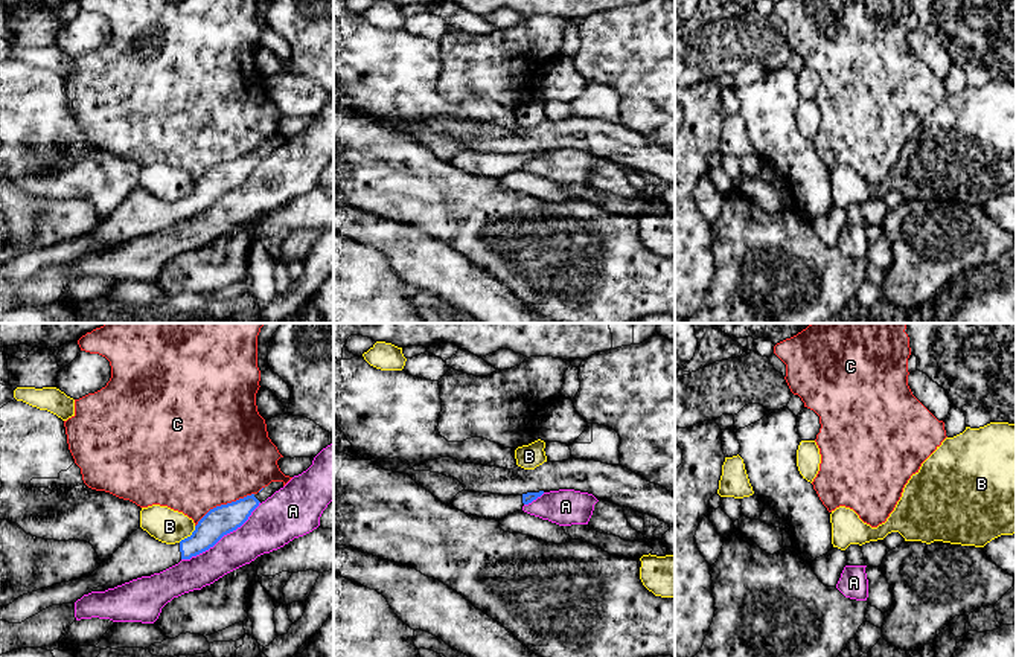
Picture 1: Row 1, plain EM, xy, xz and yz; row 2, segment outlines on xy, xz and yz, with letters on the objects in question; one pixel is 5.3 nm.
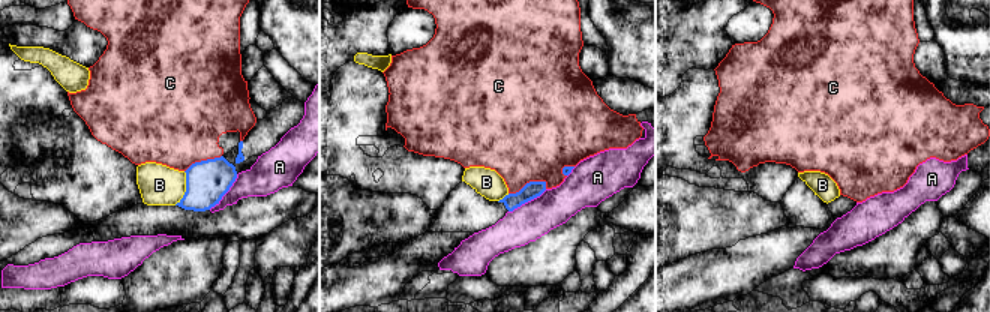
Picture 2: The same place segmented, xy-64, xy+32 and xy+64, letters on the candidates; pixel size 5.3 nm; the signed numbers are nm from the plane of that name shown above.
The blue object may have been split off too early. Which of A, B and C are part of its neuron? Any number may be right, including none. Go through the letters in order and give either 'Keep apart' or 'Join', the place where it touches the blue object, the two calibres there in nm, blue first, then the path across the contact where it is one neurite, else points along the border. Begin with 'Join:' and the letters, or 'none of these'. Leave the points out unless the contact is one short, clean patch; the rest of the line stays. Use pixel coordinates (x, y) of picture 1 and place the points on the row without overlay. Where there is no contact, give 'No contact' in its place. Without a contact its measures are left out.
Join: none of these
A: Keep apart. Touches blue at xy (223, 194). Thickness 160 nm (blue) against 240 nm
B: Keep apart. Touches blue at xy (188, 195). Thickness 160 nm (blue) against 180 nm. Boundary: xy (195, 185), (189, 194), (178, 200)
C: Keep apart. Touches blue at xy (223, 163). Thickness 160 nm (blue) against 500 nm

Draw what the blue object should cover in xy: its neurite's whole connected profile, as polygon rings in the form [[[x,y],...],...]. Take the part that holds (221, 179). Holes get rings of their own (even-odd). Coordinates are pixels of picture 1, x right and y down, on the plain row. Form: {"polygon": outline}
{"polygon": [[[271,140],[257,152],[210,168],[198,180],[192,194],[175,203],[161,201],[140,186],[91,233],[23,253],[0,267],[0,279],[21,282],[52,264],[75,262],[93,247],[113,247],[160,232],[181,218],[190,218],[241,186],[251,171],[280,146],[283,140]]]}

